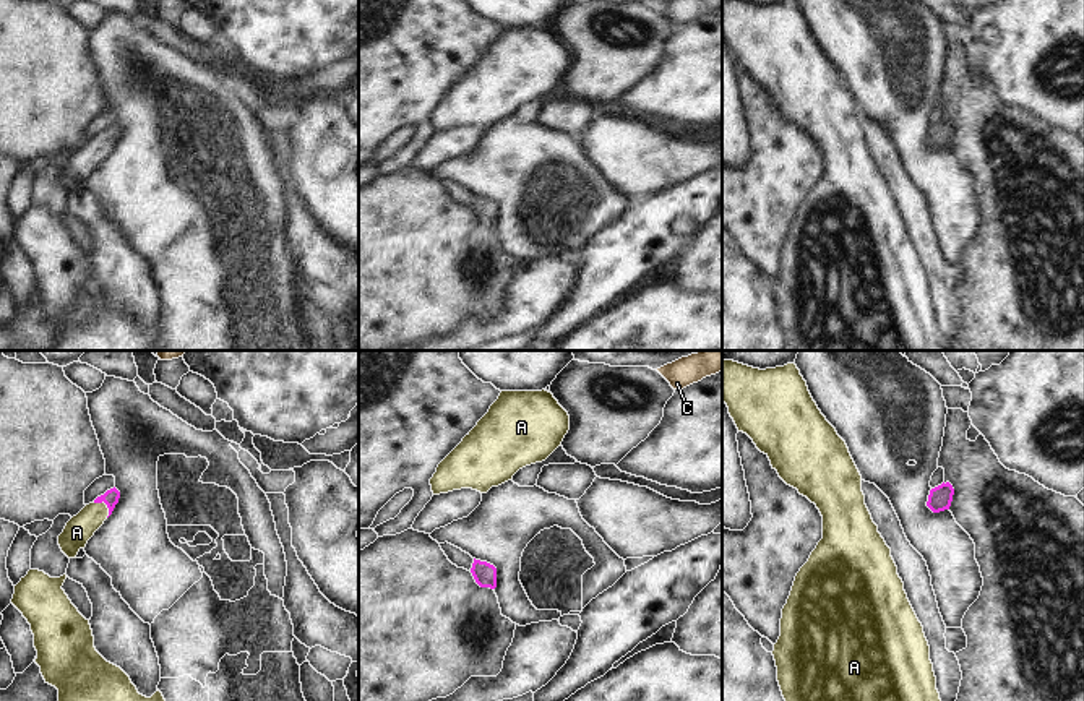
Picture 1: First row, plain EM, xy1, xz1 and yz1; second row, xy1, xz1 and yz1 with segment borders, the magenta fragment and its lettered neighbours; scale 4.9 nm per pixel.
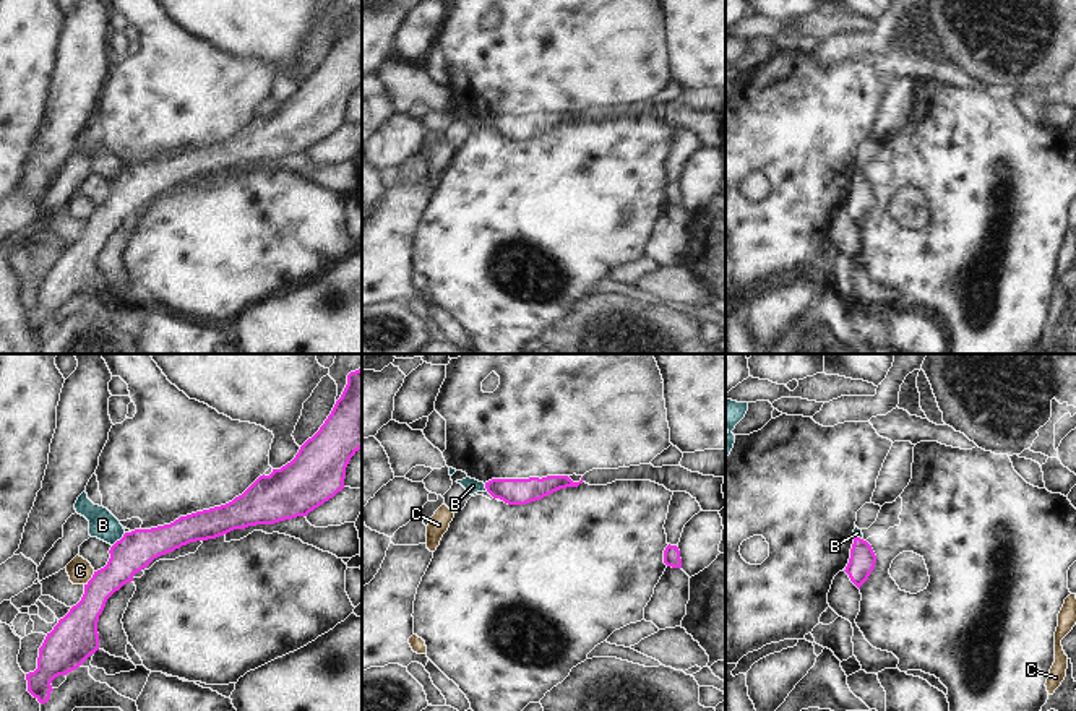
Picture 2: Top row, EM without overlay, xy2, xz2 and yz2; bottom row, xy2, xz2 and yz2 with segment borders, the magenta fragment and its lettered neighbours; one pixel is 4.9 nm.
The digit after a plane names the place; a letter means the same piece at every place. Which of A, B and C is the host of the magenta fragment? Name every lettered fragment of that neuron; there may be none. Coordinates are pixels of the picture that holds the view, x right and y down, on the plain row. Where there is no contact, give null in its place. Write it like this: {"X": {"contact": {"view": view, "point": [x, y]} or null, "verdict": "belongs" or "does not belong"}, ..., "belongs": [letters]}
{"A": {"contact": {"view": "xy1", "point": [104, 138]}, "verdict": "belongs"}, "B": {"contact": {"view": "xy2", "point": [120, 176]}, "verdict": "does not belong"}, "C": {"contact": {"view": "xy2", "point": [91, 215]}, "verdict": "does not belong"}, "belongs": ["A"]}

